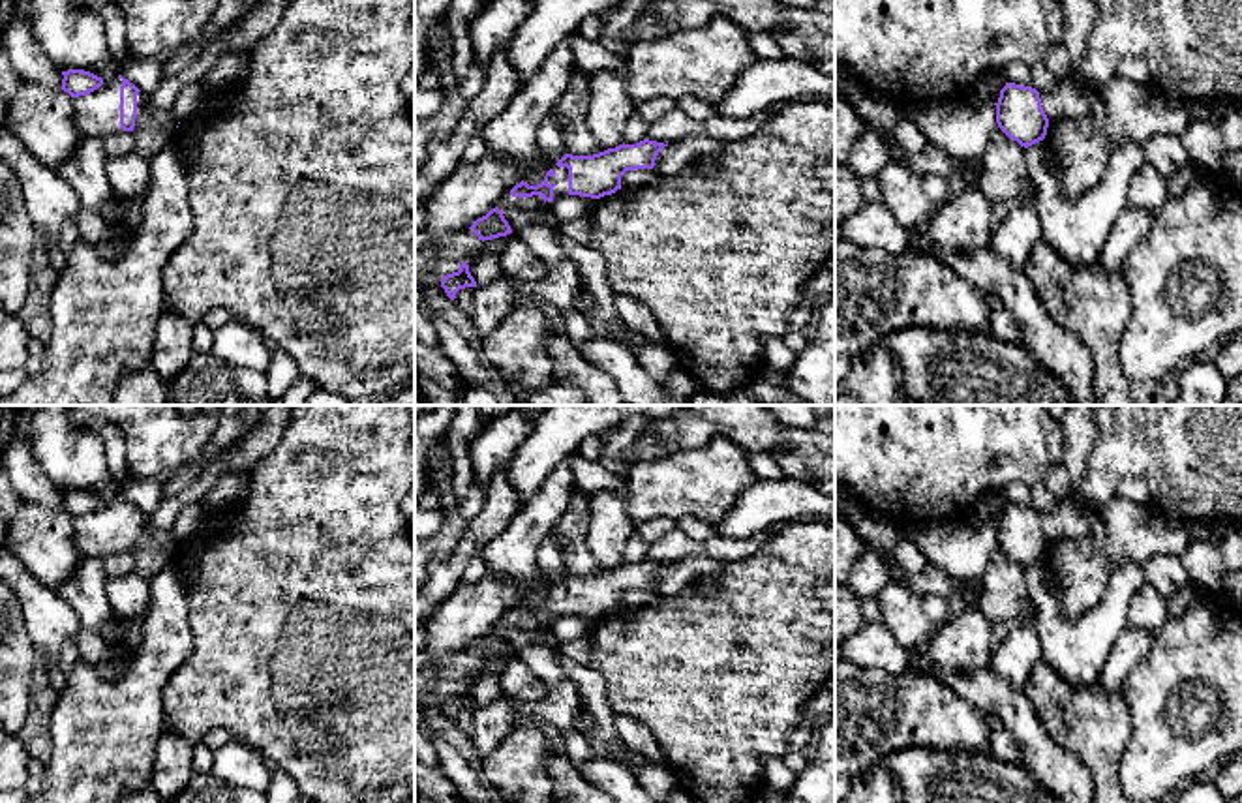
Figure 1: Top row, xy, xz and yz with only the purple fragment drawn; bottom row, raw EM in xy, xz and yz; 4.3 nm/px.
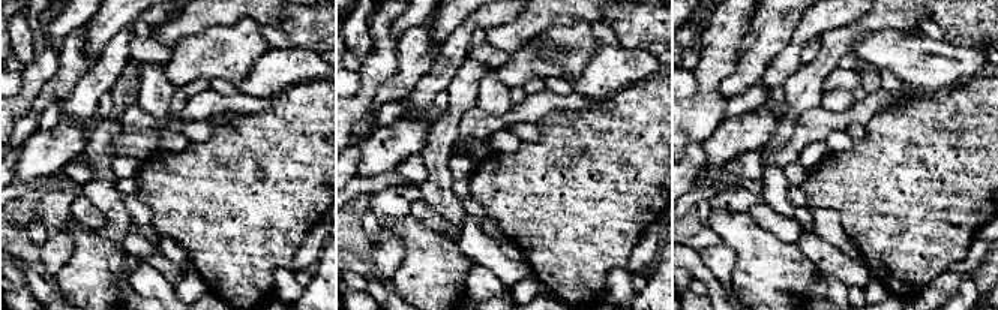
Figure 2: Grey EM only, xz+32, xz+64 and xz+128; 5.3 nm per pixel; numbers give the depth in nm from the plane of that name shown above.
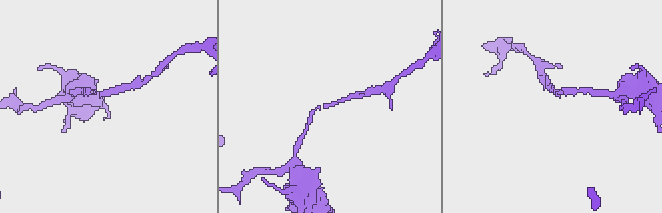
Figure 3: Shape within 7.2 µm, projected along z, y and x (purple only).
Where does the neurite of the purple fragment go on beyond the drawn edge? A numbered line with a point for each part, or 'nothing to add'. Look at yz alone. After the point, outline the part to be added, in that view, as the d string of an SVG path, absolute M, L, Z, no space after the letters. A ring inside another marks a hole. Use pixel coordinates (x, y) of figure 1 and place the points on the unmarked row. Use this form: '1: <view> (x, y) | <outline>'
nothing to add

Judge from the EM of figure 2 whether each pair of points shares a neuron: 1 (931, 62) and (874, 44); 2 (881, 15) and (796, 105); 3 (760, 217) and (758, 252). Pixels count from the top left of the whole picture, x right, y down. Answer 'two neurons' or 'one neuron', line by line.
1: one neuron
2: one neuron
3: two neurons

